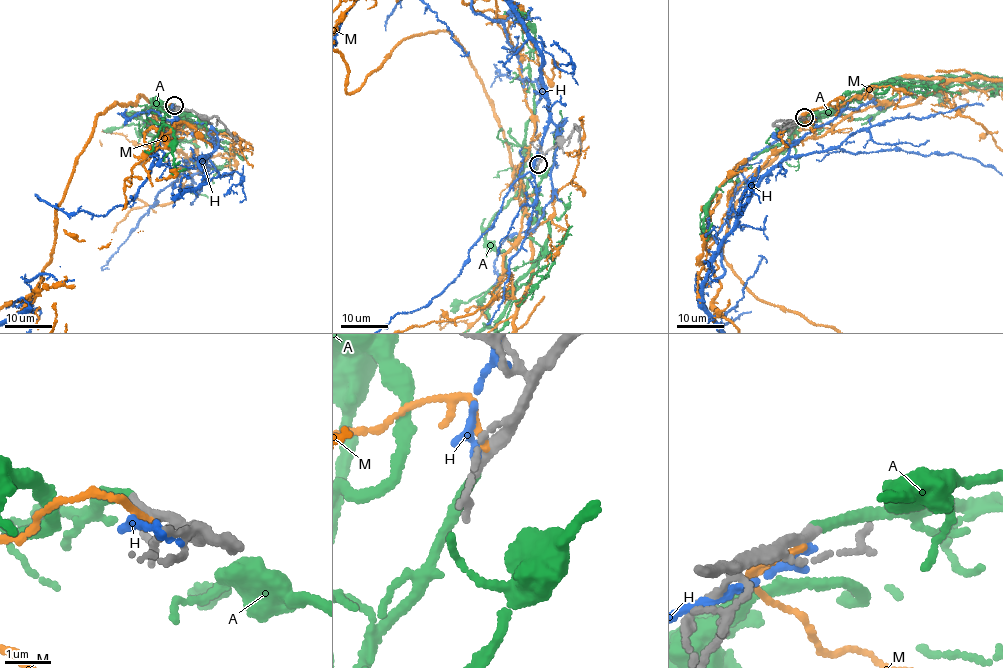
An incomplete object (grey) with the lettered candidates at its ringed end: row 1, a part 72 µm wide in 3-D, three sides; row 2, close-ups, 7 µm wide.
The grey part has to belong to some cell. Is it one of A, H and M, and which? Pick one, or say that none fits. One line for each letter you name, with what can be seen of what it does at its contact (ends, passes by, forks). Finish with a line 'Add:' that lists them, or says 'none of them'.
A: it ends there
Add: A

